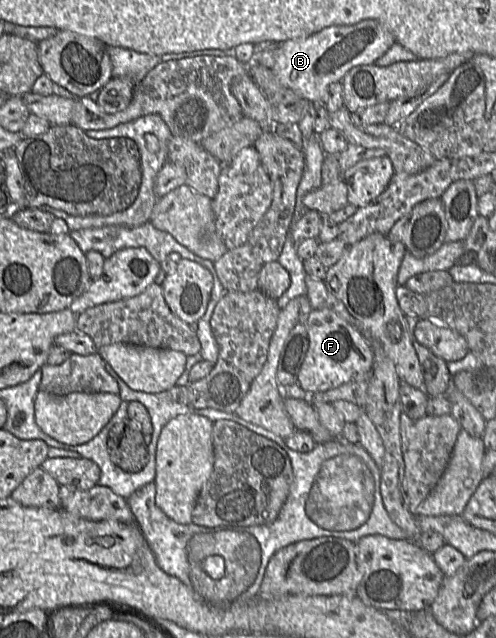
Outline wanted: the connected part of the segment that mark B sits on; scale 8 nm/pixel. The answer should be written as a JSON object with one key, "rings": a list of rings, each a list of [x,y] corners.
{"rings":[[[376,20],[354,25],[326,27],[306,38],[279,43],[271,68],[278,81],[297,95],[315,104],[326,104],[331,83],[342,81],[353,67],[373,64],[395,43],[393,34]]]}

